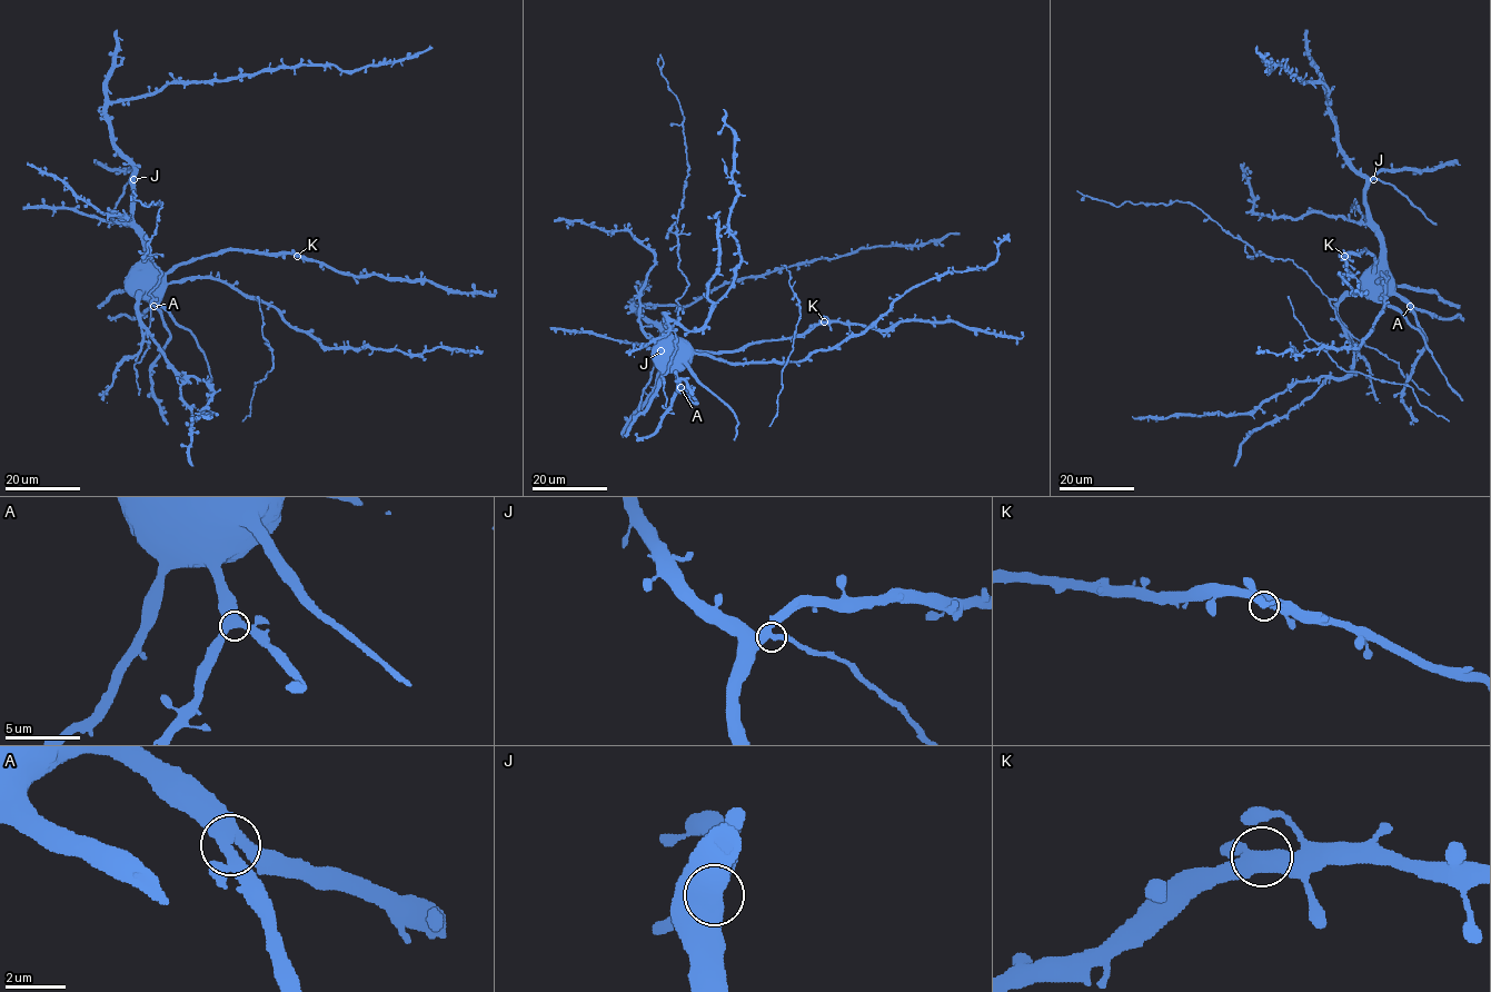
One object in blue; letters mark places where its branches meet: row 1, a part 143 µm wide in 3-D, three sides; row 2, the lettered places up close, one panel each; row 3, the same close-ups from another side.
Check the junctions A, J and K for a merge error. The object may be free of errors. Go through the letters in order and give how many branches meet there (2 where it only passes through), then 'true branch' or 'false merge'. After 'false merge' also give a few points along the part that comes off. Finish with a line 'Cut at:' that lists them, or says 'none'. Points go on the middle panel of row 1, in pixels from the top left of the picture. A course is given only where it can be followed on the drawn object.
A: 3 branches meet; true branch
J: 3 branches meet; false merge; foreign part runs (662, 350), (643, 390), (638, 413)
K: 3 branches meet; true branch
Cut at: J

